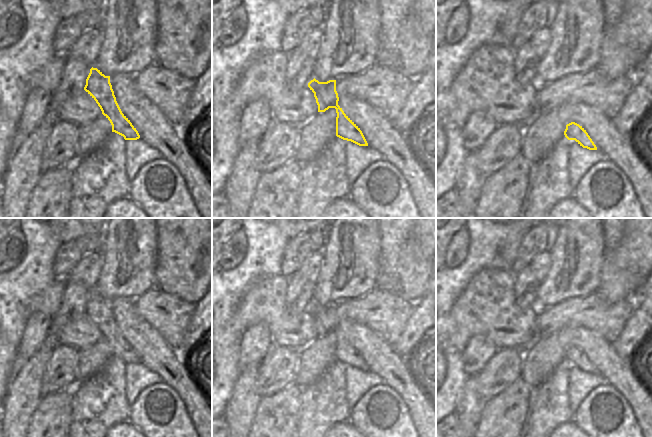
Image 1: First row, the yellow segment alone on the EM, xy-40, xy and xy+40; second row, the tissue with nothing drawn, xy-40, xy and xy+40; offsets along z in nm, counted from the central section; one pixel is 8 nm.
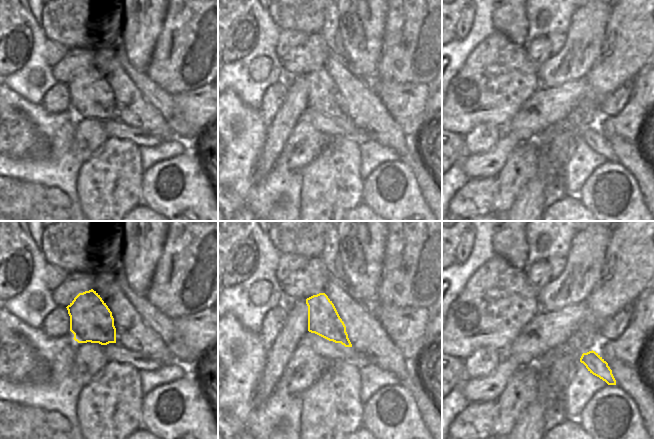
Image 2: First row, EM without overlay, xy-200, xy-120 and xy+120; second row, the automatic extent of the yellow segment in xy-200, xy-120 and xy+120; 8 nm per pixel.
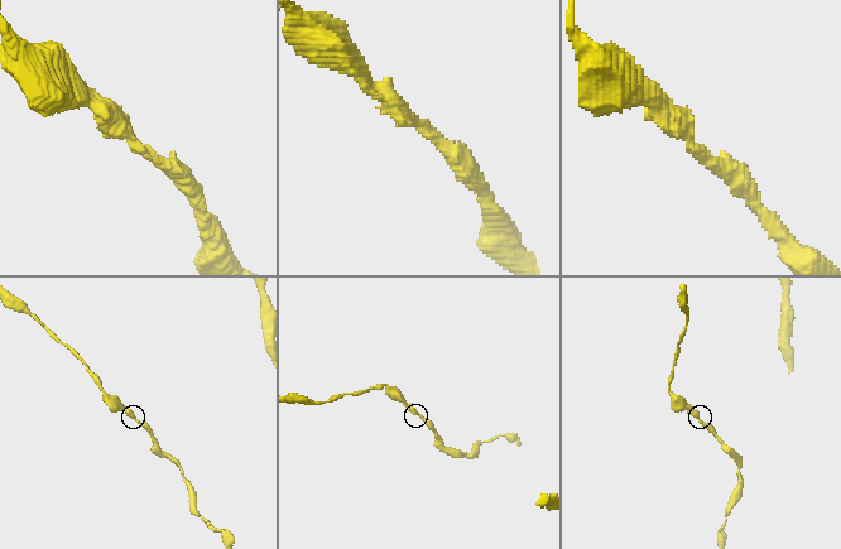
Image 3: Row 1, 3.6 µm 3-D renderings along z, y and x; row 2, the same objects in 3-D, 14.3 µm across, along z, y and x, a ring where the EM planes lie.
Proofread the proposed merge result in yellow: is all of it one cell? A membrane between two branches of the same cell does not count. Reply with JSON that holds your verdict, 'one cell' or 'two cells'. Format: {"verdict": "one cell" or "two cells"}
{"verdict": "one cell"}

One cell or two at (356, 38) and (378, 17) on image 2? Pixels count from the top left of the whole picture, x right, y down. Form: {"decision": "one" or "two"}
{"decision": "one"}

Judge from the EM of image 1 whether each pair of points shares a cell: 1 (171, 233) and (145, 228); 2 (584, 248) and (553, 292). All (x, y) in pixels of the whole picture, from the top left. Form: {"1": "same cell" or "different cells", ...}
{"1": "different cells", "2": "same cell"}

